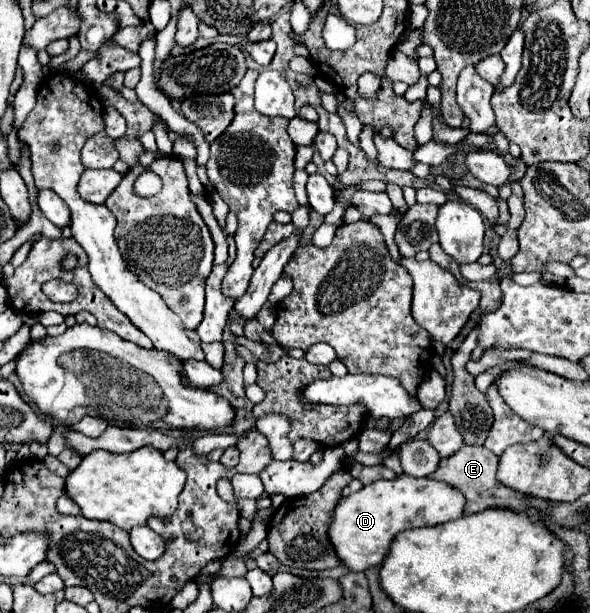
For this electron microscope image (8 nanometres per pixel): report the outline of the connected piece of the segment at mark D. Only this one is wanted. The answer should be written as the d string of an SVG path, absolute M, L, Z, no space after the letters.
M401 474L395 480L377 480L343 498L335 508L335 520L329 526L329 538L341 562L353 572L363 572L371 566L383 564L391 542L399 532L457 520L463 516L463 508L465 498L451 484L441 484L433 478Z

